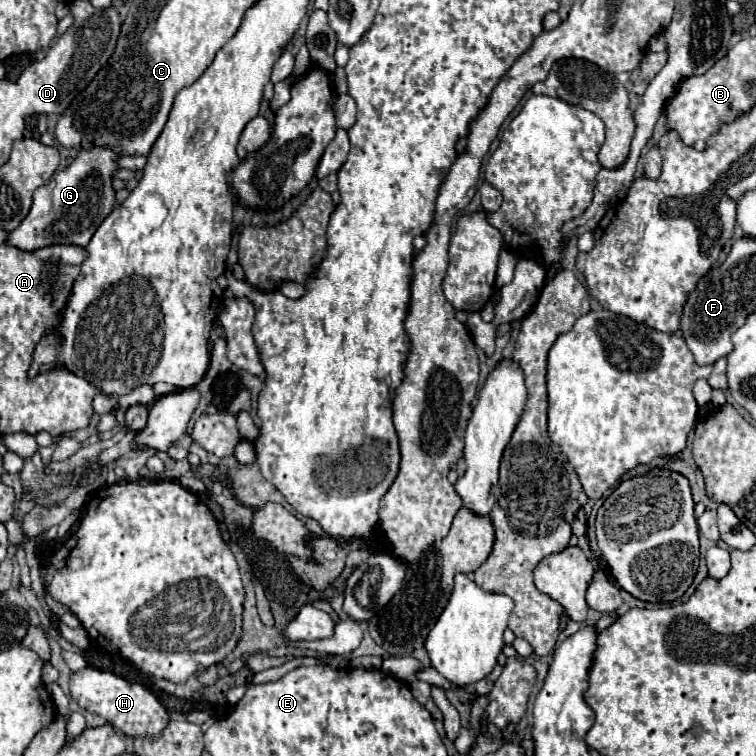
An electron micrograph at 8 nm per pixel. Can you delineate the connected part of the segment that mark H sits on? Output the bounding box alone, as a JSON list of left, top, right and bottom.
[70,668,170,740]

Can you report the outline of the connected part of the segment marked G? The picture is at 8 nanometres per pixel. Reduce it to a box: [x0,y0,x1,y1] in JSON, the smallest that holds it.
[6,148,120,252]

